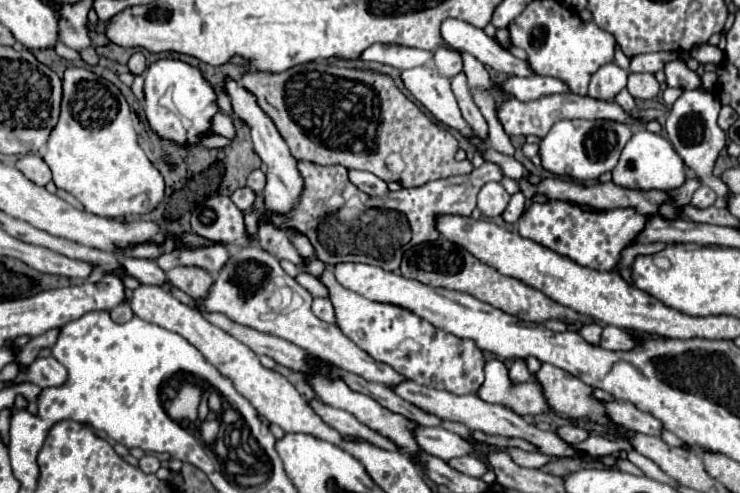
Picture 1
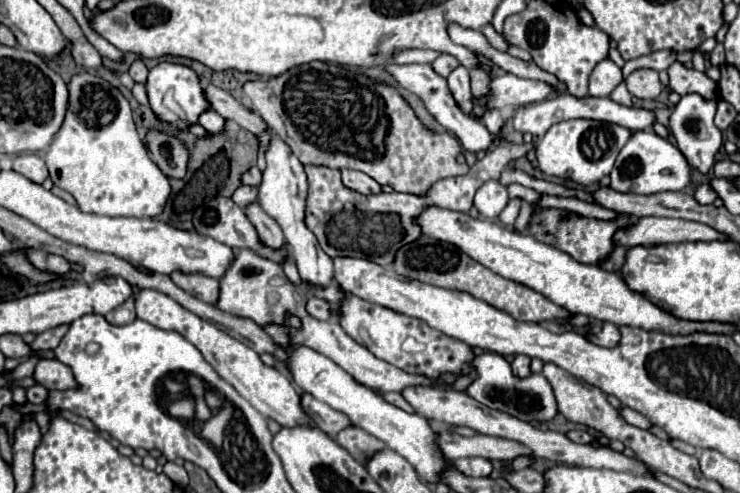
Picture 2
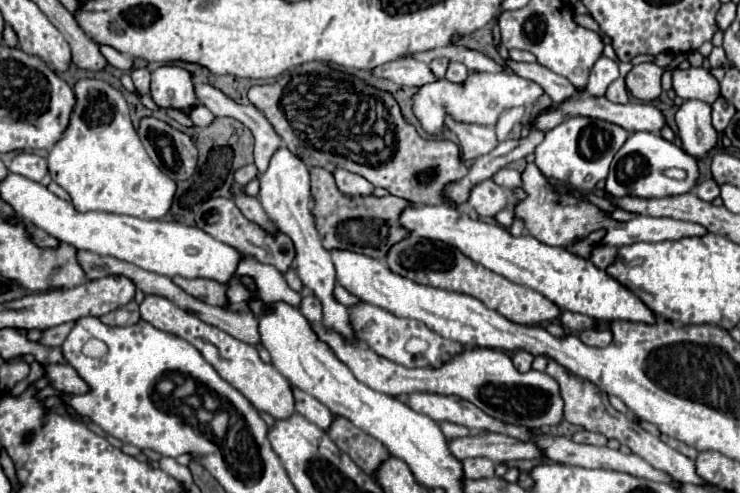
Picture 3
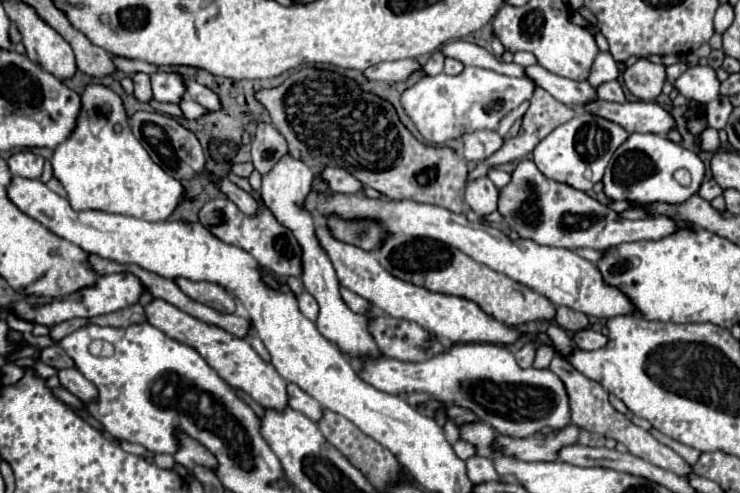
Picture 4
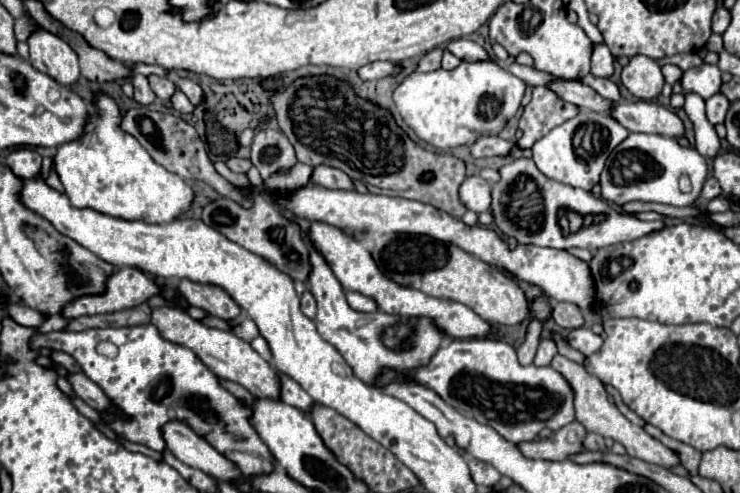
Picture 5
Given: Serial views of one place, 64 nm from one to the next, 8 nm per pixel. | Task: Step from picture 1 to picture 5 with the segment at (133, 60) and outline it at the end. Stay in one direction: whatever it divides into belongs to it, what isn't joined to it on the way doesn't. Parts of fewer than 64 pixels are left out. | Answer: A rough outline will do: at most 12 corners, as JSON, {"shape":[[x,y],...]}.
{"shape":[[134,74],[134,100],[152,104],[152,92],[146,76]]}

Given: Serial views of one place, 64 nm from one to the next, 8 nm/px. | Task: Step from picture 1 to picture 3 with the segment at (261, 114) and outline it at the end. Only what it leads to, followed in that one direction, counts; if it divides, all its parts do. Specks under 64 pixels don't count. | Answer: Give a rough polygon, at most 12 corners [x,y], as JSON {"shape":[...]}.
{"shape":[[280,146],[258,200],[294,242],[294,268],[328,330],[352,340],[348,308],[310,212],[306,164]]}

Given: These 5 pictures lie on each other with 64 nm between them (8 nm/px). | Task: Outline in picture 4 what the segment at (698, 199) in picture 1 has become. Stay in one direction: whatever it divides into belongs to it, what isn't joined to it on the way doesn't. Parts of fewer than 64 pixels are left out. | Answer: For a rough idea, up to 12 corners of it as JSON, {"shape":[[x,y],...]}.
{"shape":[[714,180],[702,182],[698,194],[704,200],[714,200],[722,188]]}

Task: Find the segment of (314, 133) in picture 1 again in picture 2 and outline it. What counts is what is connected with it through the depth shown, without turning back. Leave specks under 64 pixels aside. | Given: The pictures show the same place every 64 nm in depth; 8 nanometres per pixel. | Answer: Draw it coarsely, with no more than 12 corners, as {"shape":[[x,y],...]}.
{"shape":[[332,62],[244,84],[302,164],[424,194],[468,174],[390,84]]}

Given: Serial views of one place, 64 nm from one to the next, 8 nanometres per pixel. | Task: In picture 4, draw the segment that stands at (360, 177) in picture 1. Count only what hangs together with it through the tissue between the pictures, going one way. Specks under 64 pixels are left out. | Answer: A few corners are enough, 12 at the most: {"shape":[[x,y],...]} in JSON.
{"shape":[[324,168],[322,176],[338,194],[362,194],[364,184],[344,168]]}

